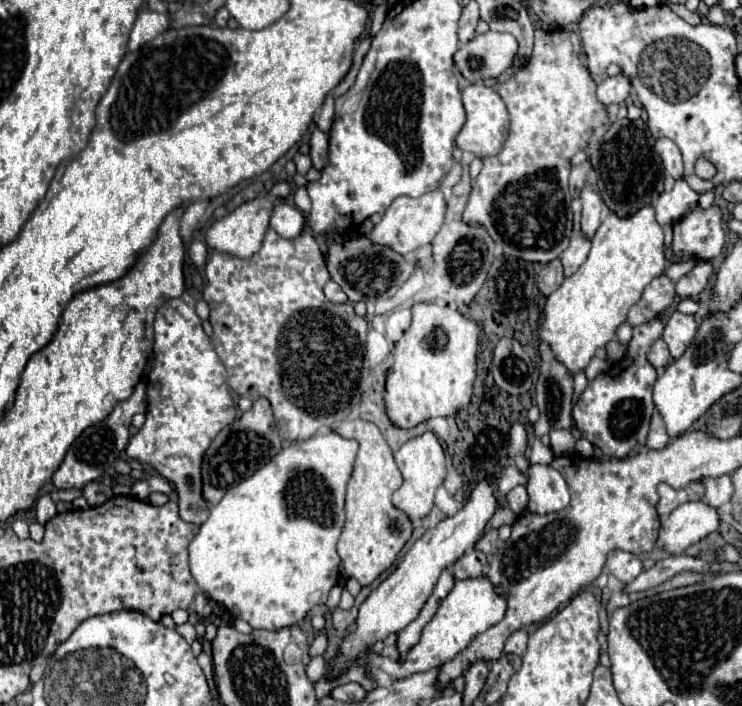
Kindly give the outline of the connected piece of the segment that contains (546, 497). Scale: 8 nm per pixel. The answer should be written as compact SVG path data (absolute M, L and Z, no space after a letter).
M545 464L529 466L527 492L529 492L529 512L549 514L569 506L567 482L553 466Z

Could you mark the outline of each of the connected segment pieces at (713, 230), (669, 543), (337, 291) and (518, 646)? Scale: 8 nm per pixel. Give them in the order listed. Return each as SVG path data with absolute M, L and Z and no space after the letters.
M719 206L693 208L673 226L673 256L711 260L721 254L725 242L723 212Z
M695 500L675 508L667 518L667 526L665 522L661 524L659 536L663 538L665 550L669 554L681 554L691 544L697 544L717 528L719 528L717 510L701 500Z
M331 280L331 284L325 284L325 296L331 300L331 302L347 302L347 296L345 292L341 290L341 286L337 282Z
M525 628L513 632L513 634L509 636L507 644L505 644L505 652L515 652L517 656L521 656L521 654L525 652L525 648L527 648L527 638L529 638L529 634L527 634Z

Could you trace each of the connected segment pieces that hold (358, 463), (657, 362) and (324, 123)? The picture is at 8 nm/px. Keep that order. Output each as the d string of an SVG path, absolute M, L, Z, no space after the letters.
M347 420L341 422L337 432L345 438L355 438L359 442L359 454L355 460L355 468L351 480L347 484L345 498L345 528L337 544L337 552L343 560L343 568L349 578L355 578L361 586L371 584L381 576L381 572L389 570L397 560L397 554L407 544L413 534L413 524L409 516L395 508L391 496L397 488L401 488L403 478L395 464L393 452L373 422L367 420Z
M661 338L655 340L655 344L651 346L647 358L649 358L649 362L651 362L655 368L659 368L659 366L667 366L671 356L669 356L669 348L667 348L665 340L661 340Z
M328 95L322 105L317 127L325 133L331 129L335 115L335 99Z

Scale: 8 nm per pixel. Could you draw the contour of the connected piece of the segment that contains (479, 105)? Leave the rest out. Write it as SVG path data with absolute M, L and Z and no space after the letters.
M483 82L469 84L463 90L463 106L467 112L467 120L457 136L457 146L465 152L473 152L479 158L497 154L509 132L509 114L507 114L507 108L505 108L505 102L501 100L501 96L493 88L485 86Z

